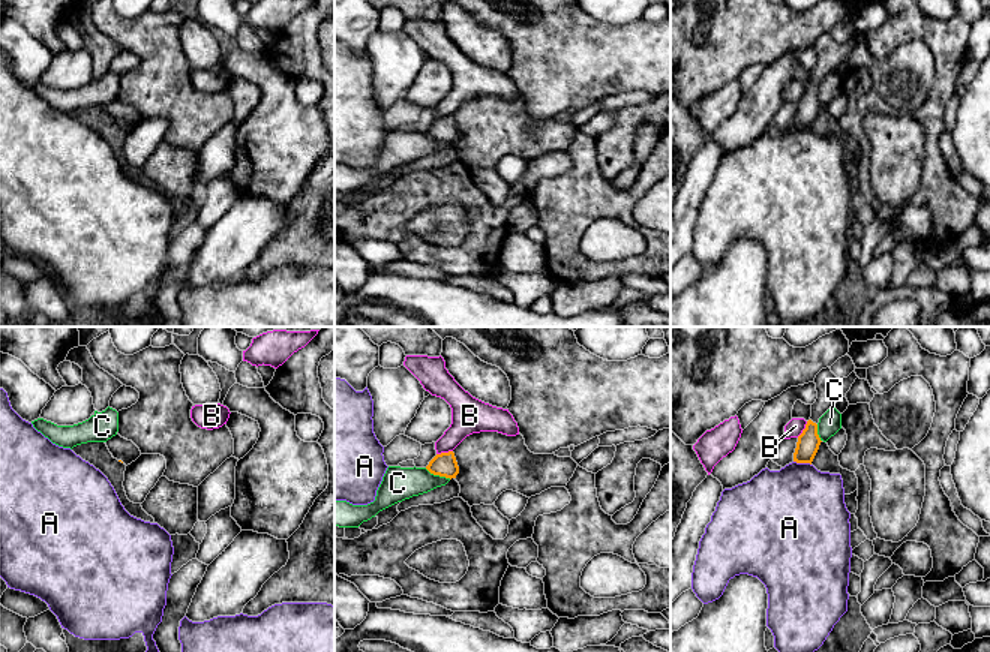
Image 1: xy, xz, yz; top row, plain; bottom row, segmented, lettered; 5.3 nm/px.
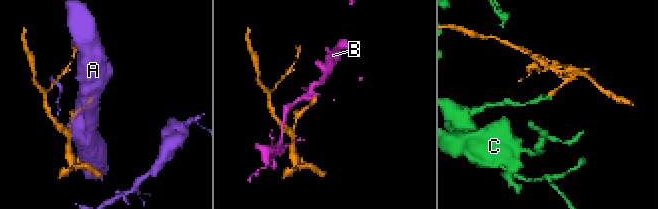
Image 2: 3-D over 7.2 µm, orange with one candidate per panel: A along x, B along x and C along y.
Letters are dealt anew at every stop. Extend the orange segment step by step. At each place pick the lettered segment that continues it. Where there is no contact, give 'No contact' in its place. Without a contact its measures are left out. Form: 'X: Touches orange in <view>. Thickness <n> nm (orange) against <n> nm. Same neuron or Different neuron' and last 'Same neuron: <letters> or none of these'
A: Touches orange in yz. Thickness 120 nm (orange) against 460 nm. Different neuron
B: Touches orange in xz. Thickness 130 nm (orange) against 190 nm. Different neuron
C: Touches orange in xz. Thickness 130 nm (orange) against 180 nm. Different neuron
Same neuron: none of these

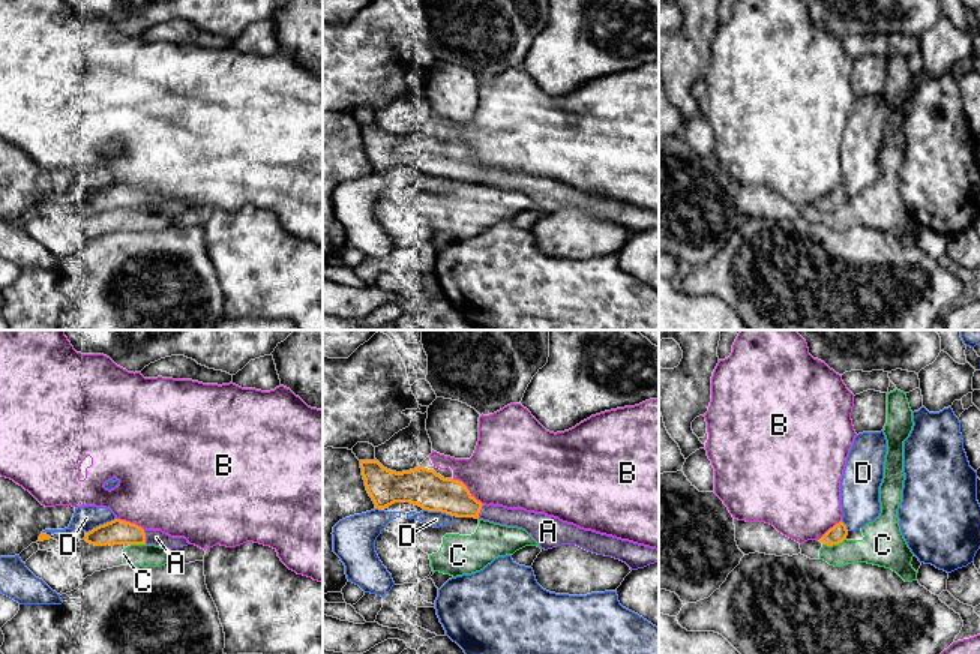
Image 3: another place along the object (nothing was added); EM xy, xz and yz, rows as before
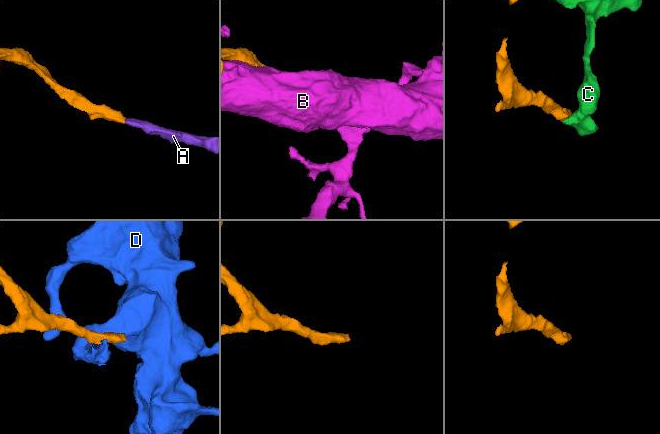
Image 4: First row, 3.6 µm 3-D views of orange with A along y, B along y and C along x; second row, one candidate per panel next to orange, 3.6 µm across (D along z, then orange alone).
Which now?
A: Touches orange in xy. Thickness 130 nm (orange) against 90 nm. Same neuron
B: Touches orange in xz. Thickness 200 nm (orange) against 400 nm. Different neuron
C: Touches orange in yz. Thickness 90 nm (orange) against 200 nm. Different neuron
D: Touches orange in xy. Thickness 130 nm (orange) against 130 nm. Different neuron
Same neuron: A

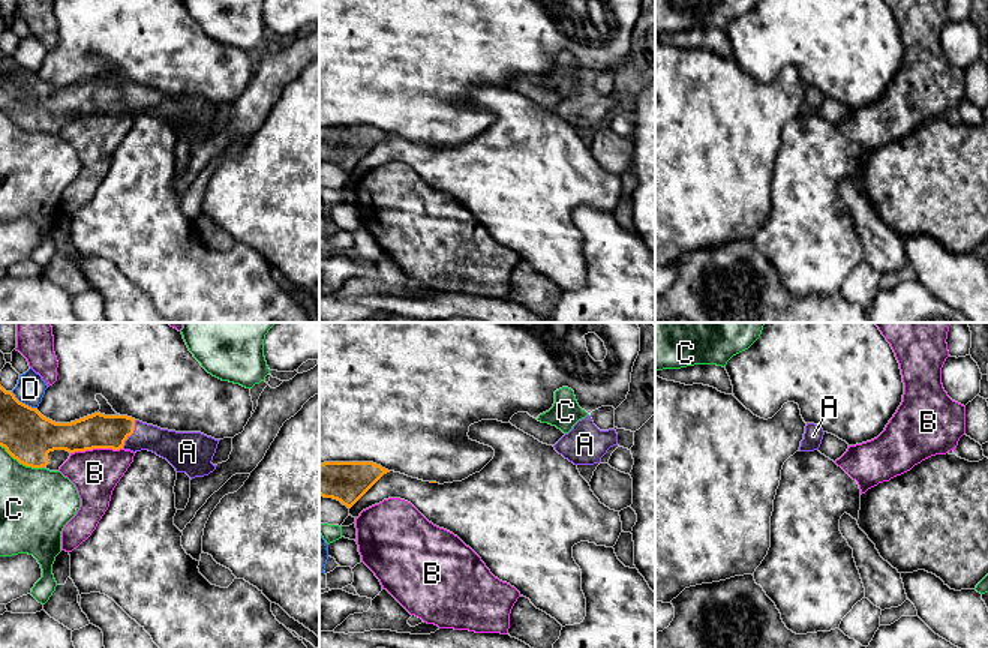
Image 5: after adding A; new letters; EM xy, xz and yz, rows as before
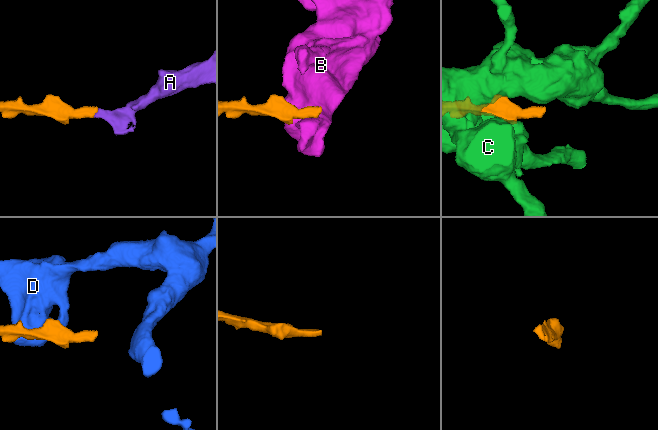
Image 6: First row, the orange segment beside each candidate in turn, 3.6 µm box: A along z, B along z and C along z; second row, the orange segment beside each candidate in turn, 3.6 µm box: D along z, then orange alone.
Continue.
A: Touches orange in xy. Thickness 190 nm (orange) against 170 nm. Same neuron
B: Touches orange in xy. Thickness 190 nm (orange) against 260 nm. Different neuron
C: Touches orange in xy. Thickness 280 nm (orange) against 380 nm. Different neuron
D: Touches orange in xy. Thickness 280 nm (orange) against 160 nm. Different neuron
Same neuron: A

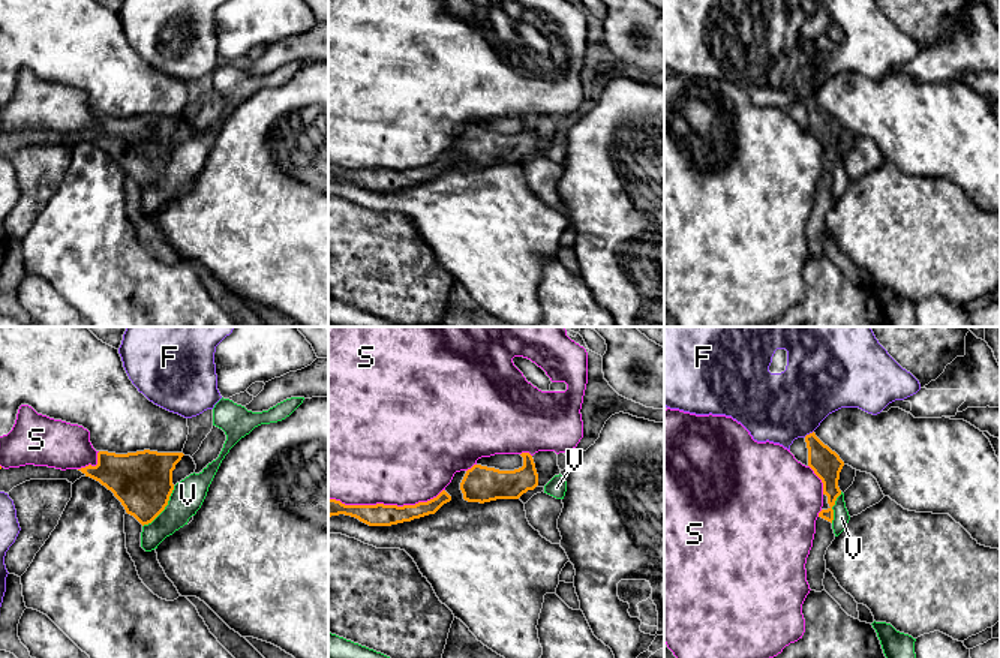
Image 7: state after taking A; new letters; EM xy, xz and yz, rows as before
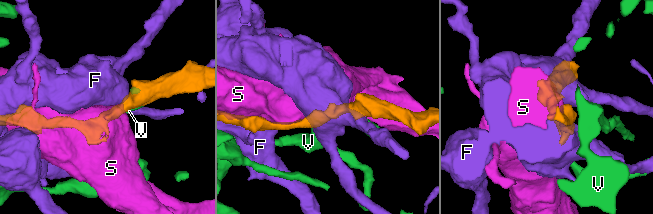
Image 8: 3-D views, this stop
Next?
F: Touches orange in yz. Thickness 160 nm (orange) against 380 nm. Different neuron
S: Touches orange in xz. Thickness 120 nm (orange) against 480 nm. Different neuron
V: Touches orange in xy. Thickness 320 nm (orange) against 170 nm. Different neuron
Same neuron: none of these

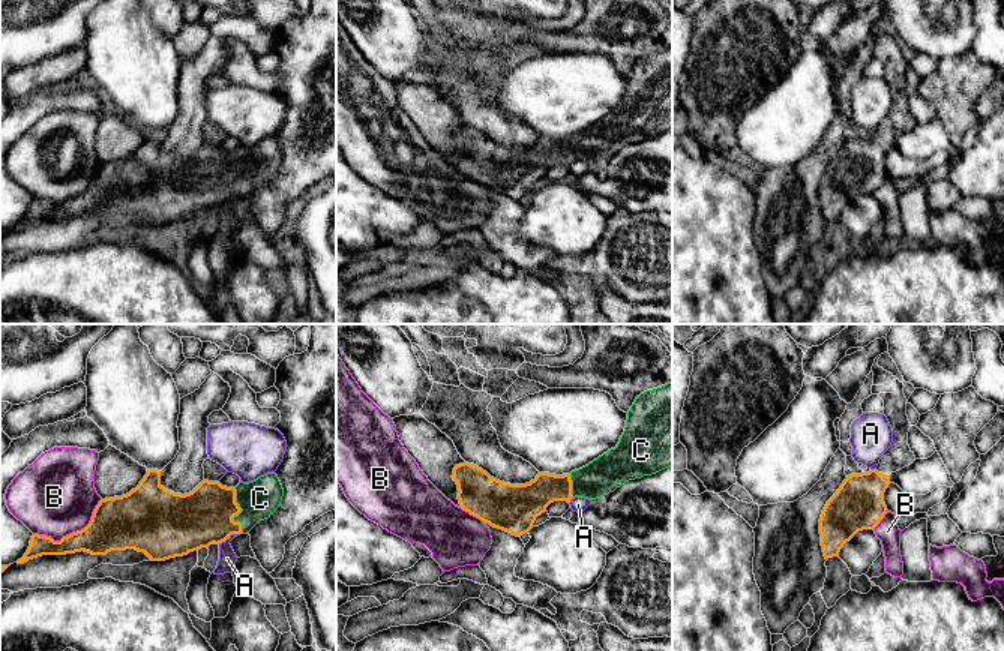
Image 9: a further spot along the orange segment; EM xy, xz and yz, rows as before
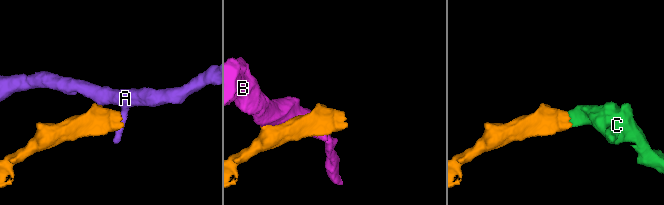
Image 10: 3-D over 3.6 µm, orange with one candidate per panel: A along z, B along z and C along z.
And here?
A: Touches orange in xy. Thickness 300 nm (orange) against 100 nm. Different neuron
B: Touches orange in xy. Thickness 280 nm (orange) against 420 nm. Different neuron
C: Touches orange in xy. Thickness 300 nm (orange) against 200 nm. Same neuron
Same neuron: C

